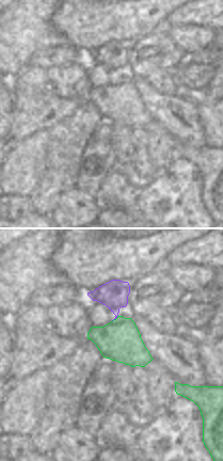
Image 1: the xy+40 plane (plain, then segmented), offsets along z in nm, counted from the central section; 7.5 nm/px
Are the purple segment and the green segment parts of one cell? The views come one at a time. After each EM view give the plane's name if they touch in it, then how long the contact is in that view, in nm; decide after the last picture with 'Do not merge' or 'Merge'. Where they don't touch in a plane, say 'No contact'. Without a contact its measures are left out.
Touches purple in xy+40. Shared border 70 nm

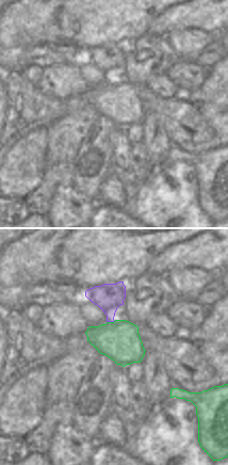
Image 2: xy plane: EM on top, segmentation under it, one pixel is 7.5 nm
Touches purple in xy. Shared border 70 nm

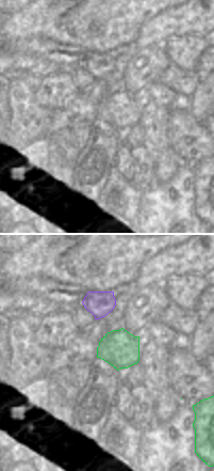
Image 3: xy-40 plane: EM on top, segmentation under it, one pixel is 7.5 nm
No contact

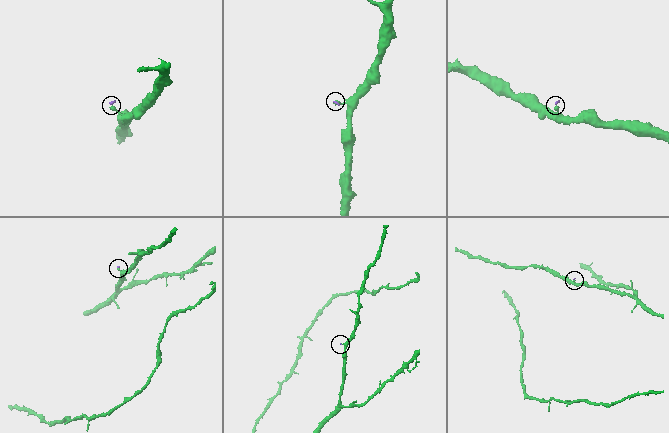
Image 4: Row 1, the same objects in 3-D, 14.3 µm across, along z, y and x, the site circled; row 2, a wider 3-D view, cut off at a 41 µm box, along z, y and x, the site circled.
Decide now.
Do not merge

